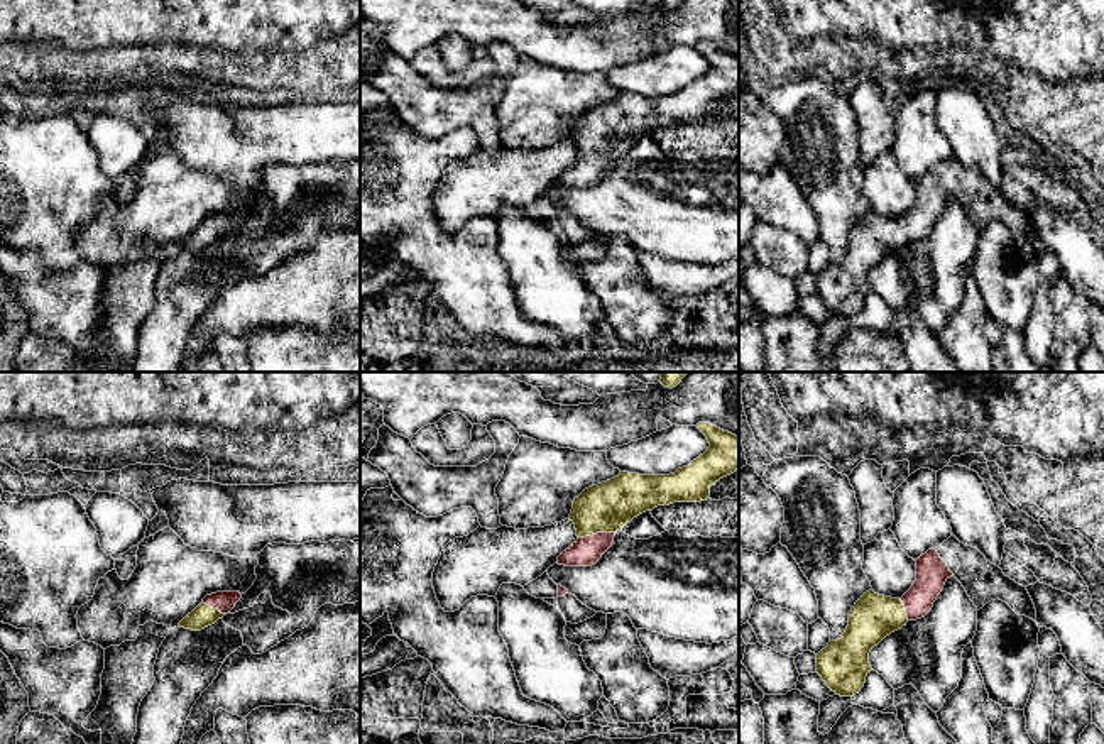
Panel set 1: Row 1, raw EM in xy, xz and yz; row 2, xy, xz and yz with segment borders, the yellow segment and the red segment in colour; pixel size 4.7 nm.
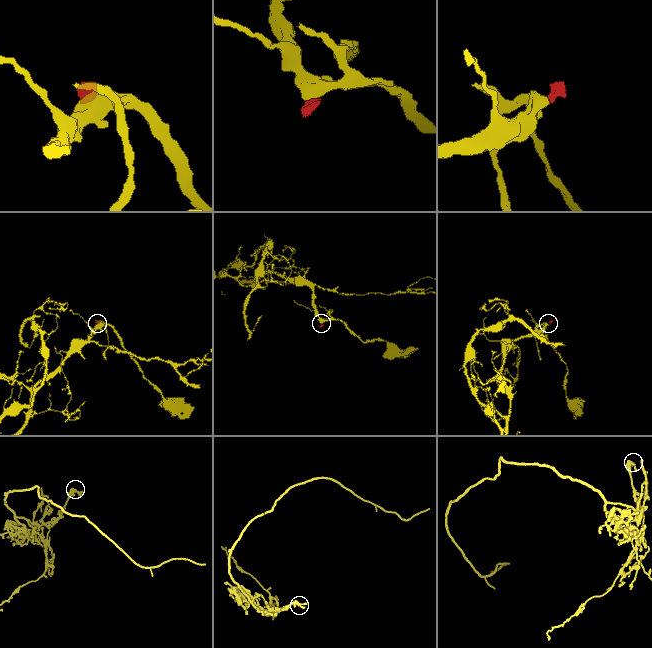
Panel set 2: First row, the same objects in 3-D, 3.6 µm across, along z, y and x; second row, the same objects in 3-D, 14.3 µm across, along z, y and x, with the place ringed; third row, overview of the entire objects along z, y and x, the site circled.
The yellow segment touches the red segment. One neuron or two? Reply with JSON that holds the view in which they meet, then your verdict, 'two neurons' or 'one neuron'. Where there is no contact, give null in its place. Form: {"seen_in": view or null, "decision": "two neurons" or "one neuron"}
{"seen_in": "xz", "decision": "one neuron"}

